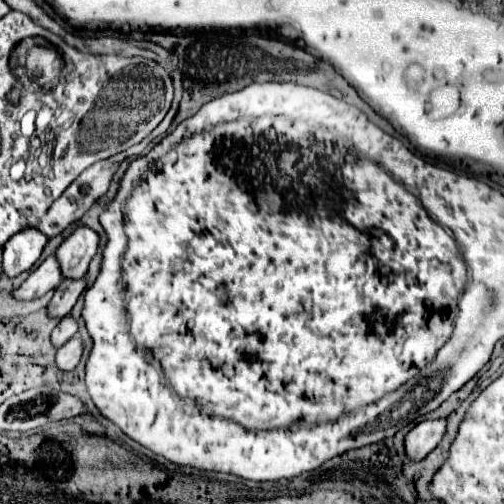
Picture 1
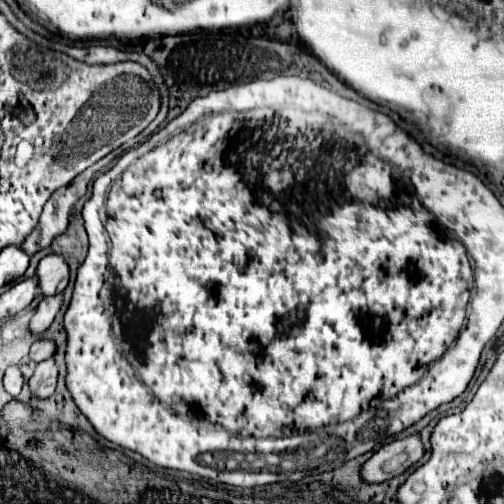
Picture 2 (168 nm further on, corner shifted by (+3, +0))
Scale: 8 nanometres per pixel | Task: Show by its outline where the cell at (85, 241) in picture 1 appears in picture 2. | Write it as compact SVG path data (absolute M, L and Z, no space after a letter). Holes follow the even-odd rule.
M46 255L38 265L40 291L44 295L62 293L70 281L70 269L62 255Z

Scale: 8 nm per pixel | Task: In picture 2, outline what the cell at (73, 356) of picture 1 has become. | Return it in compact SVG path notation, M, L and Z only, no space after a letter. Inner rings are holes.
M54 357L38 363L32 379L30 379L30 389L38 397L50 397L56 389L56 379L58 379L58 365Z

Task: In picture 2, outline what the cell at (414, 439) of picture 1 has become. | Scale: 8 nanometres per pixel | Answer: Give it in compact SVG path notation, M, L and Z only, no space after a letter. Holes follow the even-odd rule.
M408 435L404 439L394 439L380 447L362 467L362 477L368 483L382 483L388 481L400 473L404 473L408 467L418 463L424 455L424 445L420 441L420 435Z

